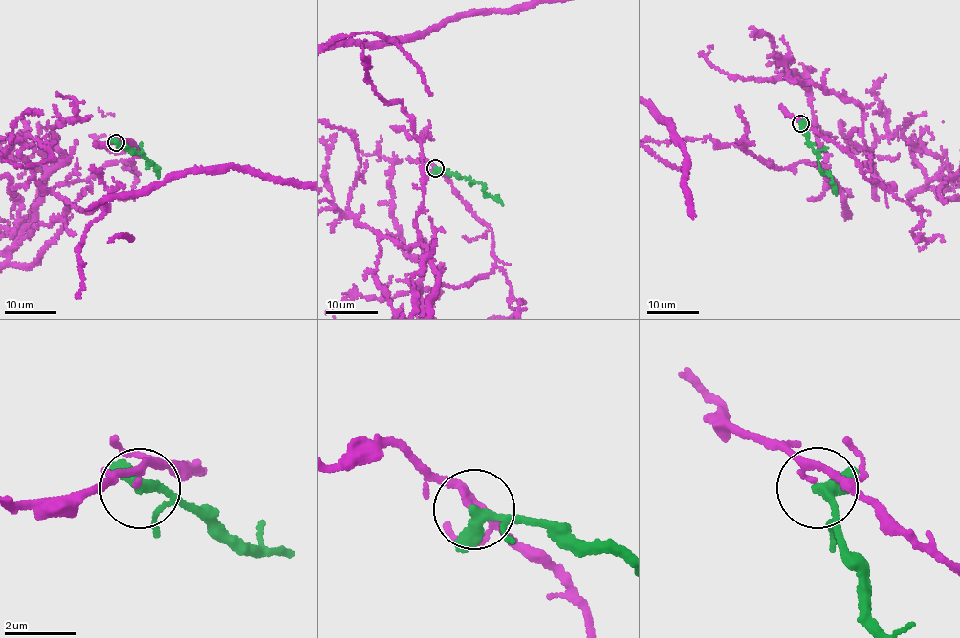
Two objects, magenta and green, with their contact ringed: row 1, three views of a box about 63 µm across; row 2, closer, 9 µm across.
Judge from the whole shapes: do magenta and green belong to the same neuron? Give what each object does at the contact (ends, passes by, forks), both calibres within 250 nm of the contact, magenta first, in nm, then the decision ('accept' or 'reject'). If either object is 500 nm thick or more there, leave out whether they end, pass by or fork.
magenta passes by; green passes by; calibres 110 and 320 nm; reject

